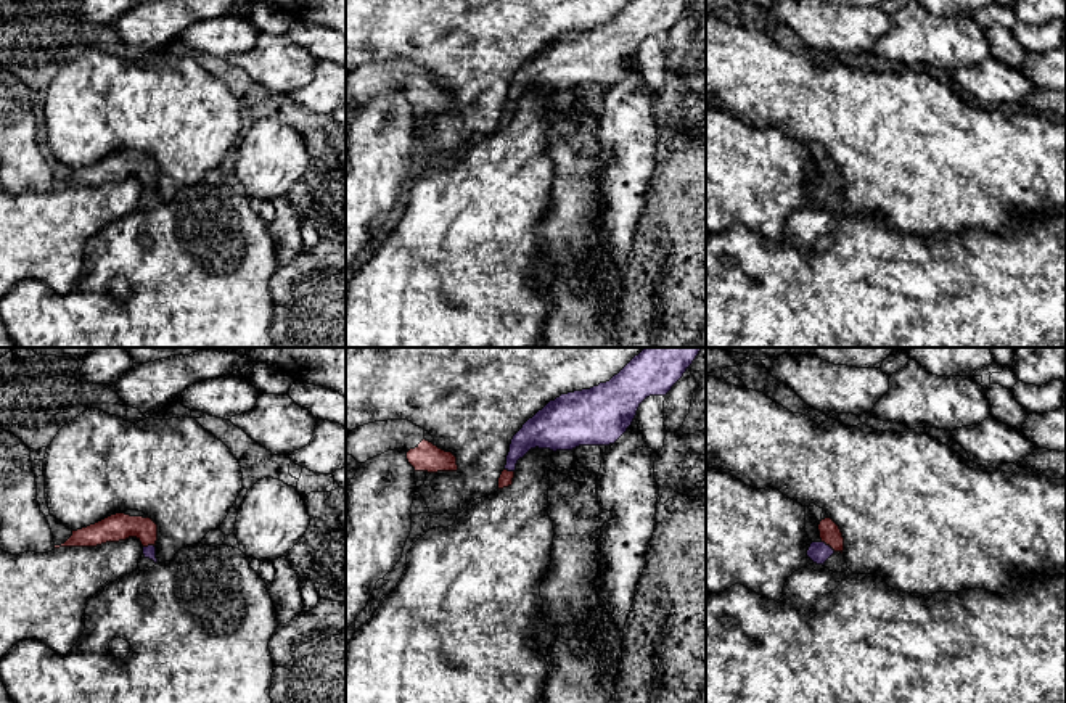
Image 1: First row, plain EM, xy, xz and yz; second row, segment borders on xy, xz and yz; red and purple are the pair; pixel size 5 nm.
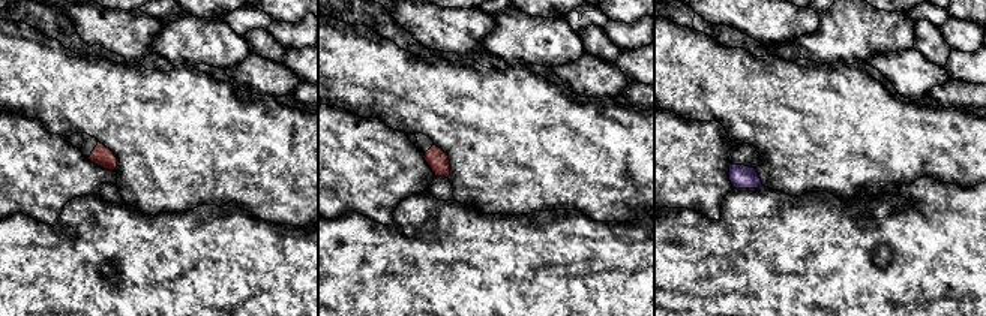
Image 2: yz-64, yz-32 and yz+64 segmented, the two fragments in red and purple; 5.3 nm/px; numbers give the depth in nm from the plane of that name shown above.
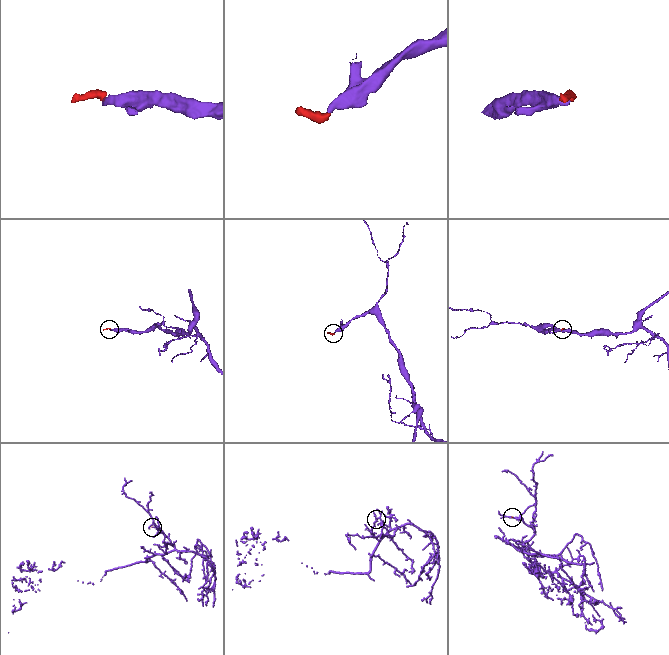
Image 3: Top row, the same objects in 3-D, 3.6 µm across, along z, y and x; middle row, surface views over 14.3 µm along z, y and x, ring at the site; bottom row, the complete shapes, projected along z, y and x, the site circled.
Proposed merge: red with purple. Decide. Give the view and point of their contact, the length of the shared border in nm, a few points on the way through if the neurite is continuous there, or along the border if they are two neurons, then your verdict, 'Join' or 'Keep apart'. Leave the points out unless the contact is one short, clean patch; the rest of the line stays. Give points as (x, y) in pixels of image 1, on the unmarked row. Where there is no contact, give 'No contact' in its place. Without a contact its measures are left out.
Touches red at yz (828, 184). Shared border 90 nm. Path across: yz (830, 172), (828, 184), (819, 192). Join

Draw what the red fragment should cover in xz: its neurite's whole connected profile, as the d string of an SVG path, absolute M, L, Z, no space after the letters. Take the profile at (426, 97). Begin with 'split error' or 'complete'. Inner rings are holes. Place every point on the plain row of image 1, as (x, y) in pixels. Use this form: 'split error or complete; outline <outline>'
split error; outline M408 60L375 61L346 76L346 92L359 103L402 88L415 111L457 111L457 97L424 79L424 69Z

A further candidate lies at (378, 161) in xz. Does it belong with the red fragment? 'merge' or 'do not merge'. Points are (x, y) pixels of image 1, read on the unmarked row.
do not merge

